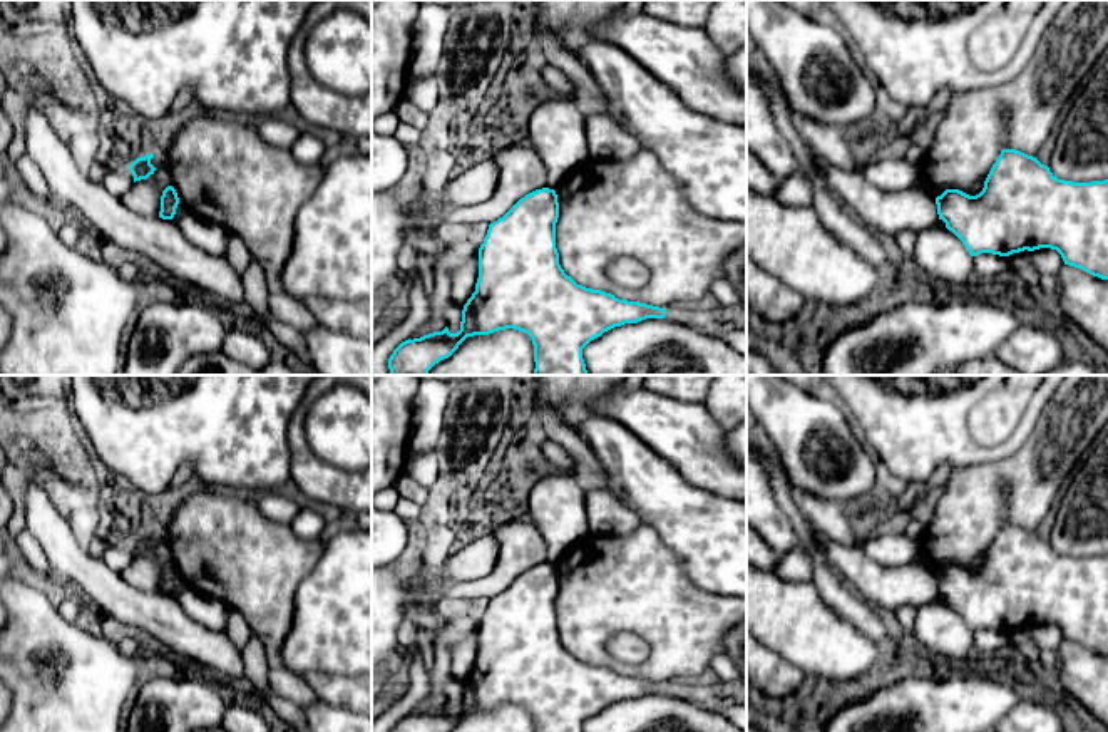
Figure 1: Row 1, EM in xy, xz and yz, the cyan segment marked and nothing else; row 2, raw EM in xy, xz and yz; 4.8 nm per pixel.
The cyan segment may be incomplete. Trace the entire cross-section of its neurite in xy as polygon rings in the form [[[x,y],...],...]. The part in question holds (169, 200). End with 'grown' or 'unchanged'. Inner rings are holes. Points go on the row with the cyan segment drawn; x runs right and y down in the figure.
[[[167,186],[162,191],[162,196],[161,196],[159,218],[162,218],[162,219],[172,219],[174,214],[176,214],[177,204],[179,204],[179,198],[177,198],[176,189],[172,186]]]; unchanged

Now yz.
[[[1003,149],[979,194],[946,189],[936,198],[936,204],[939,219],[962,241],[971,256],[1009,256],[1024,250],[1051,248],[1061,255],[1064,265],[1108,280],[1108,179],[1063,181],[1036,157]]]; unchanged

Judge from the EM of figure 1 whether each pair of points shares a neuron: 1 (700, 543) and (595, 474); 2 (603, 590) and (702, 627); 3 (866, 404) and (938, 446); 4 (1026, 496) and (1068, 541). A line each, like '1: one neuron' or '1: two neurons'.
1: two neurons
2: one neuron
3: one neuron
4: two neurons

